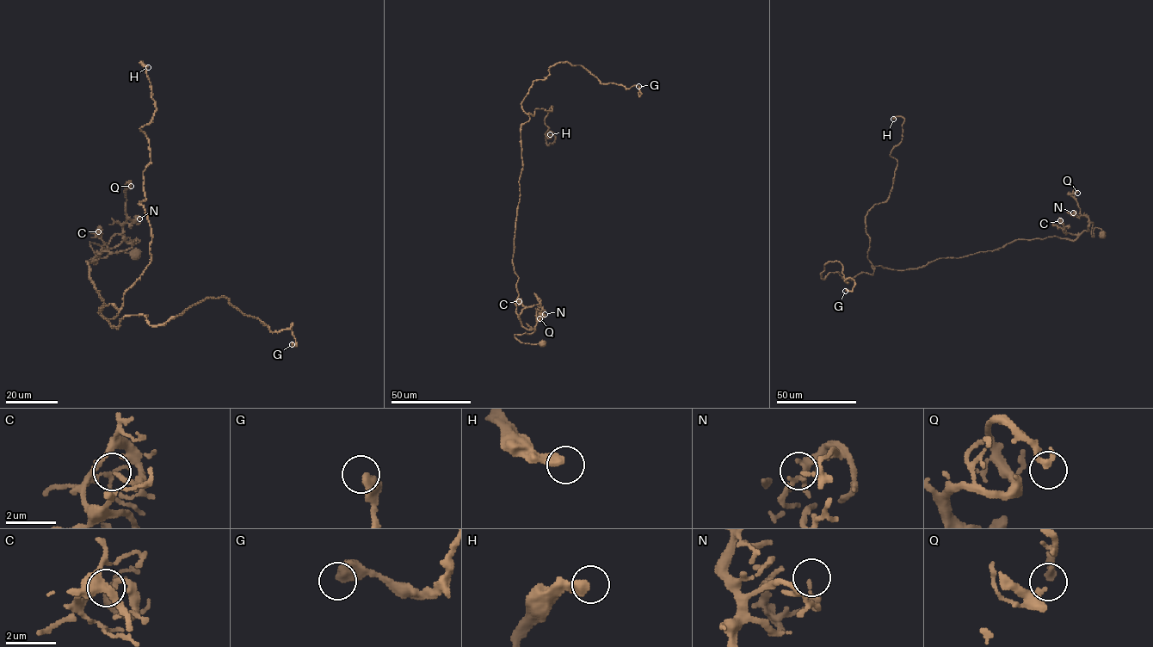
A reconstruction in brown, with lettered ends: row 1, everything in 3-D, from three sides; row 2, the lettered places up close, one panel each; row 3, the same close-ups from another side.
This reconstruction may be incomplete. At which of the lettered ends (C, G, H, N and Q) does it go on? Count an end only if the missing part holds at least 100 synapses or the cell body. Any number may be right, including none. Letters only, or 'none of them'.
none of them

